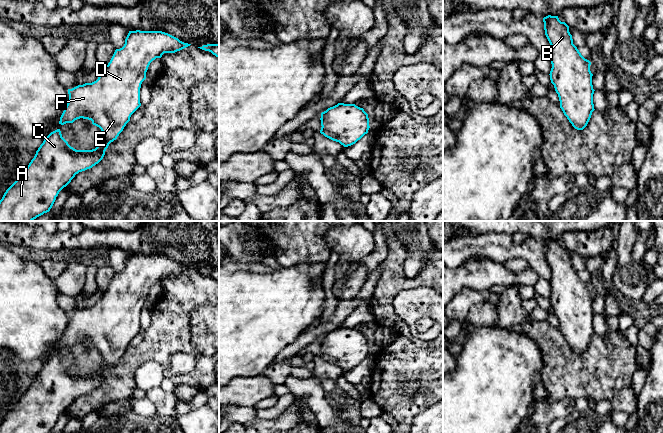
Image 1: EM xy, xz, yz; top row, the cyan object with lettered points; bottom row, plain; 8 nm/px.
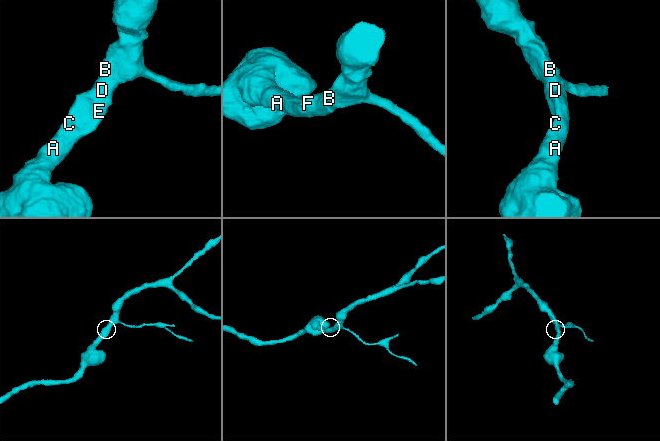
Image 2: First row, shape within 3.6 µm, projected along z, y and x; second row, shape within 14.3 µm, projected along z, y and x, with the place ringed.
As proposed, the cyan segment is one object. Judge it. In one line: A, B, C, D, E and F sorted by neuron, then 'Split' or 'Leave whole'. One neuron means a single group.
Groups: A B C D E F. Leave whole

